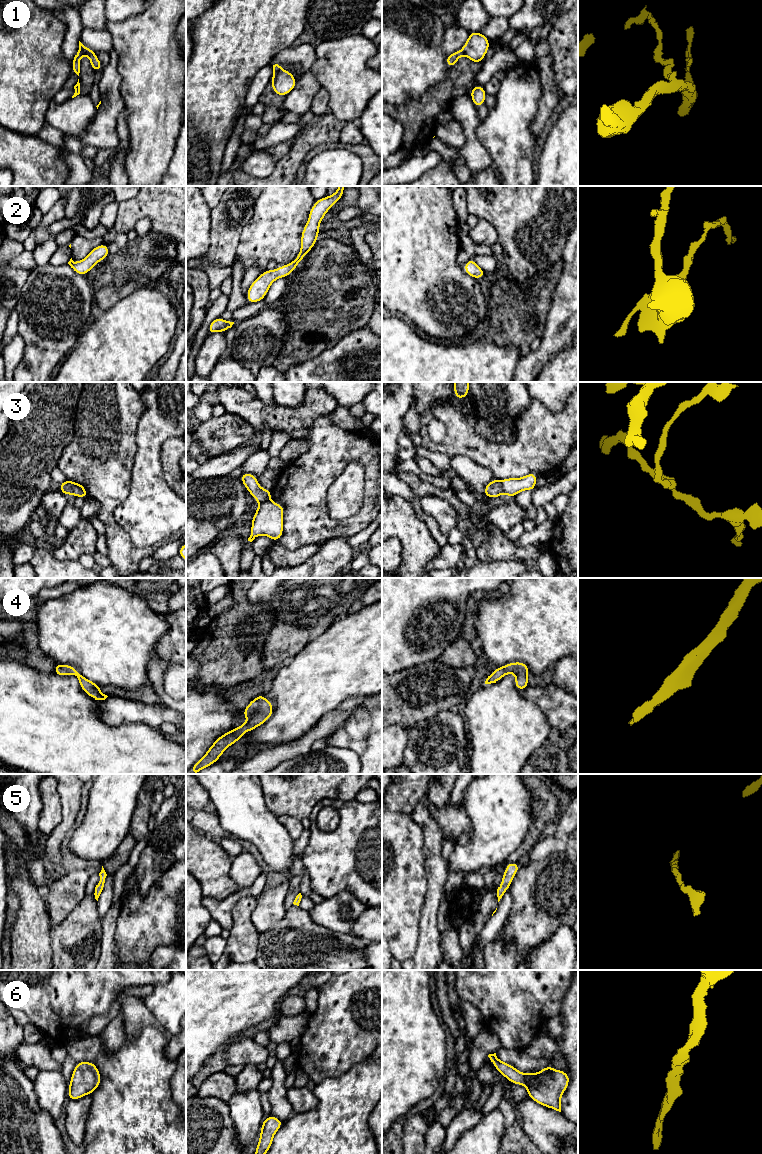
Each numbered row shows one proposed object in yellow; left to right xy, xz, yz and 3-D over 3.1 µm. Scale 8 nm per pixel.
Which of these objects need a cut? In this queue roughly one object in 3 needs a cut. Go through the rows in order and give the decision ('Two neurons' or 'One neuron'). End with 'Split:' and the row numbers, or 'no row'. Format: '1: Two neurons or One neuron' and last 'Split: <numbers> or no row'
1: Two neurons
2: One neuron
3: Two neurons
4: One neuron
5: One neuron
6: One neuron
Split: 1, 3

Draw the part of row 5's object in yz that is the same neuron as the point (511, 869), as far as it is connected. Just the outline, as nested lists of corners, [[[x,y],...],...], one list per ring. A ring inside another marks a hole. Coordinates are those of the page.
[[[518,862],[506,864],[506,870],[502,874],[502,877],[503,877],[502,882],[497,889],[498,902],[500,901],[504,893],[510,888],[512,879],[516,875],[519,868],[520,868],[520,865],[518,864]]]

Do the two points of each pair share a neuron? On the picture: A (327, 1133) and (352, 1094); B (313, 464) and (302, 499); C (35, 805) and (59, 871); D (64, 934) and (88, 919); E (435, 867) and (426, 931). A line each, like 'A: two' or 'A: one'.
A: one
B: one
C: two
D: one
E: one

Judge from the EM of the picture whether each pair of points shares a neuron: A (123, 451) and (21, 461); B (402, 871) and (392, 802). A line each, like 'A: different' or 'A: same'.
A: different
B: different

